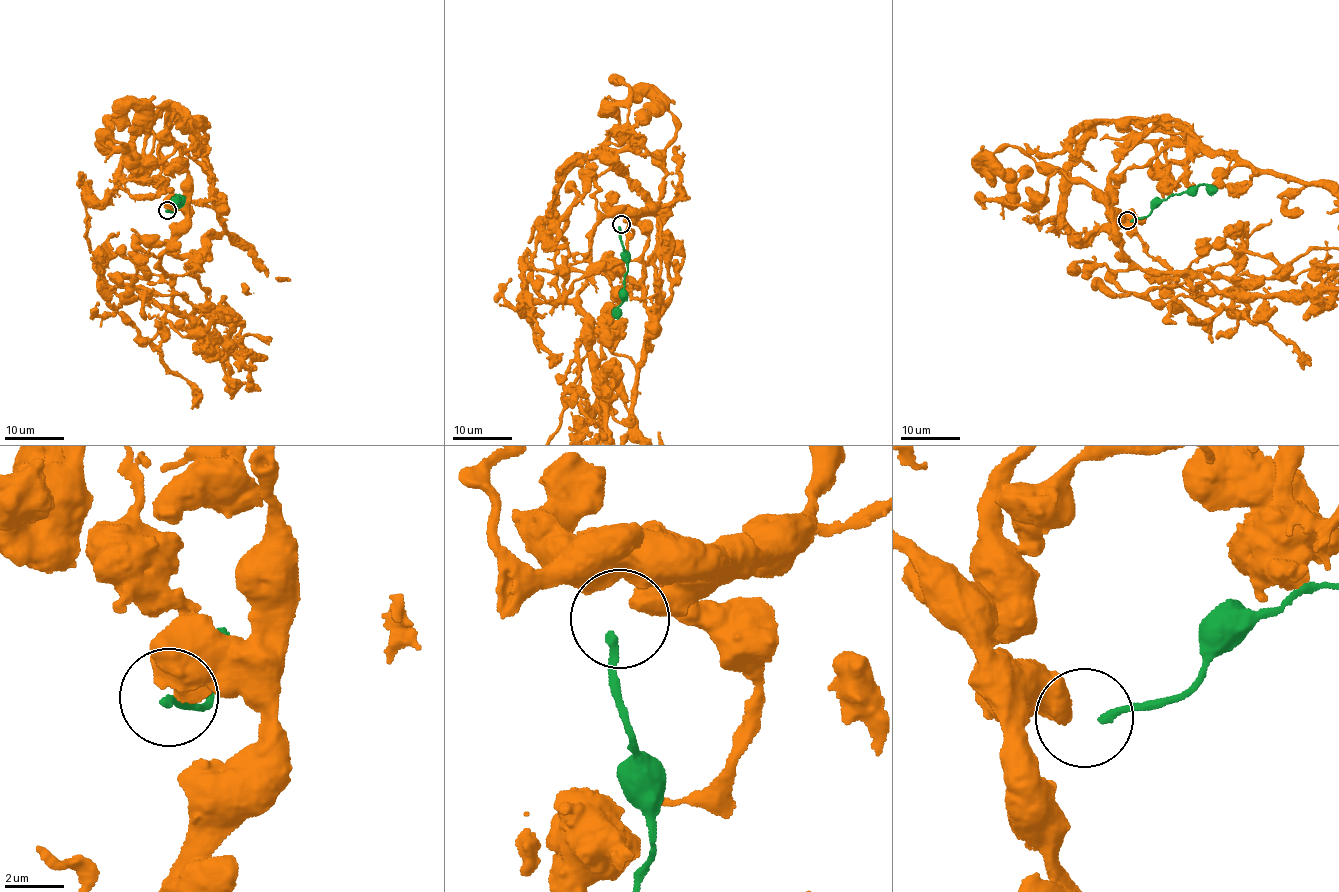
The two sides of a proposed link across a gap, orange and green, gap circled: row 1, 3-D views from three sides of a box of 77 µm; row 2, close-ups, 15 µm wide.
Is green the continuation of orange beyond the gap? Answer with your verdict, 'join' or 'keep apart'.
keep apart

